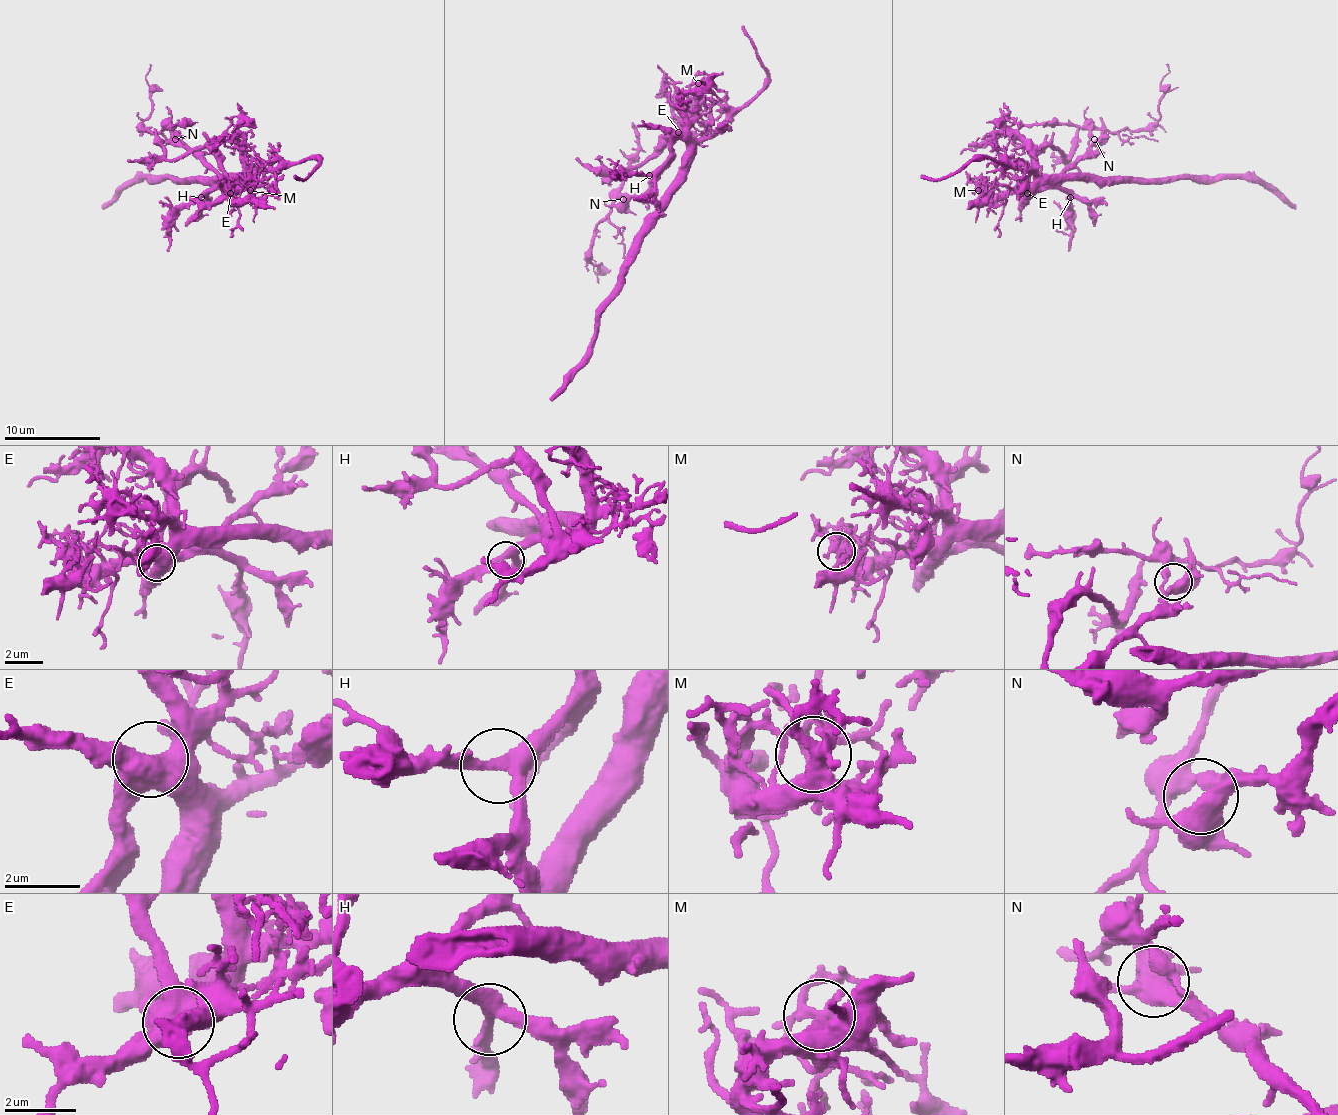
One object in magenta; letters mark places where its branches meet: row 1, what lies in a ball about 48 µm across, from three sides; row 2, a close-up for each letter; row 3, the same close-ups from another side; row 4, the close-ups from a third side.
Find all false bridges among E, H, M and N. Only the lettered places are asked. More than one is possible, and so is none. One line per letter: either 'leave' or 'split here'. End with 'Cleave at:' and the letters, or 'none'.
E: leave
H: leave
M: leave
N: leave
Cleave at: none

